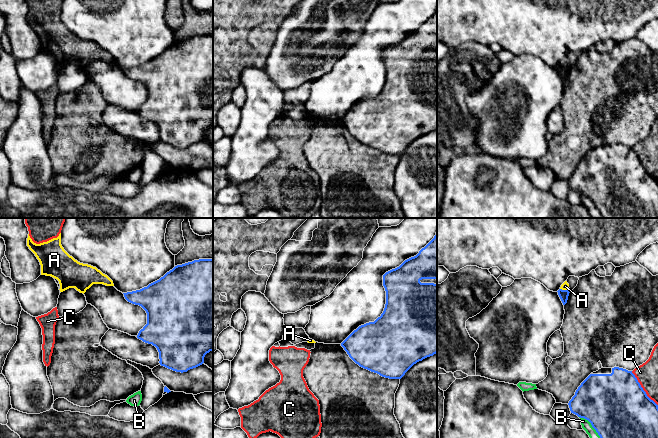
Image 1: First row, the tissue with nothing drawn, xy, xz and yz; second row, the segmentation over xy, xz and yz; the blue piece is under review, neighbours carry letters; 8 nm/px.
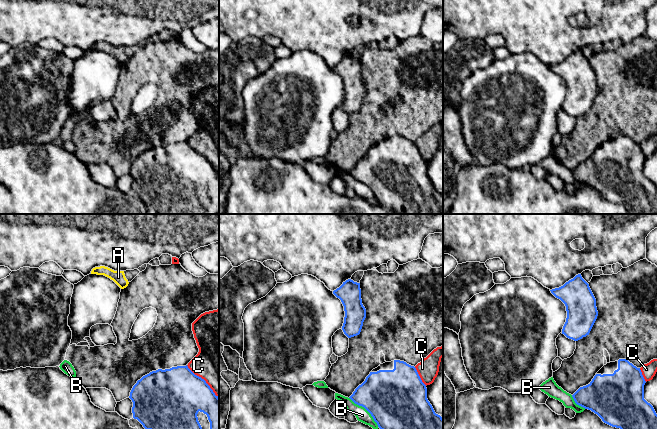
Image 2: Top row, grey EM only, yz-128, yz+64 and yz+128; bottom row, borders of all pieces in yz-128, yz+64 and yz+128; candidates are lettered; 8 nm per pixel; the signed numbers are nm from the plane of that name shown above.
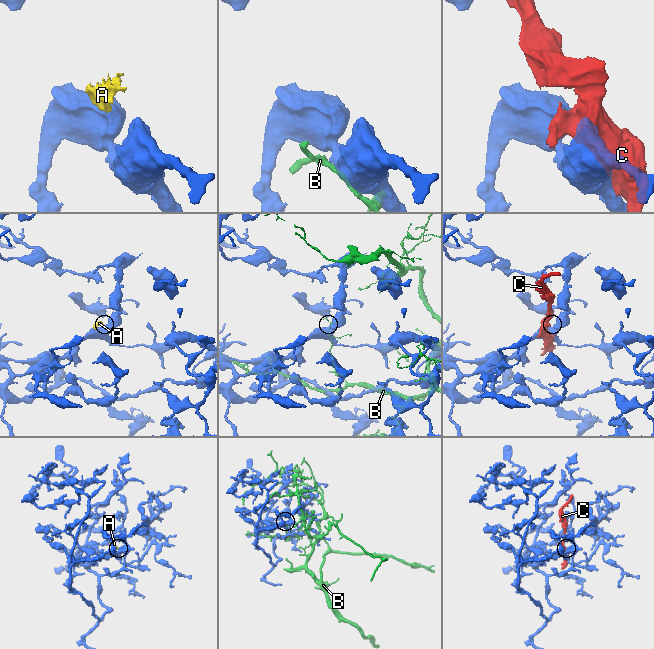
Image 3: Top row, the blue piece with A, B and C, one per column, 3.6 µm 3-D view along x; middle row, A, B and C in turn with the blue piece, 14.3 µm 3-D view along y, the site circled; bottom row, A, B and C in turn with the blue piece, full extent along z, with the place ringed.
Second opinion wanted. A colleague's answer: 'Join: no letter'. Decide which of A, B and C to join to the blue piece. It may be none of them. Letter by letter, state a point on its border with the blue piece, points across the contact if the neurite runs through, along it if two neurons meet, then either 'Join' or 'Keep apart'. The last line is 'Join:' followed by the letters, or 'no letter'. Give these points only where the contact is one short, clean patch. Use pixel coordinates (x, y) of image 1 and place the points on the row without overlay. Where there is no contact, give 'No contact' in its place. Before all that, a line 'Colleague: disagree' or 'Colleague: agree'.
Colleague: agree
A: Touches blue at yz (565, 66). Boundary: yz (560, 64), (569, 66). Keep apart
B: Touches blue at yz (592, 202). Keep apart
C: Touches blue at yz (642, 164). Keep apart
Join: no letter

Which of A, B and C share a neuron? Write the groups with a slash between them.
A C / B

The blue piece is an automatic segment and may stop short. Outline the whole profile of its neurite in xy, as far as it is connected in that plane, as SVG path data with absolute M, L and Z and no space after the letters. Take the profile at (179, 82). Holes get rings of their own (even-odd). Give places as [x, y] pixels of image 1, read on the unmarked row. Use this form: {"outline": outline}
{"outline": "M213 35L177 41L147 63L123 70L146 87L147 100L137 114L157 124L161 142L187 148L202 141L205 131L213 127Z"}

